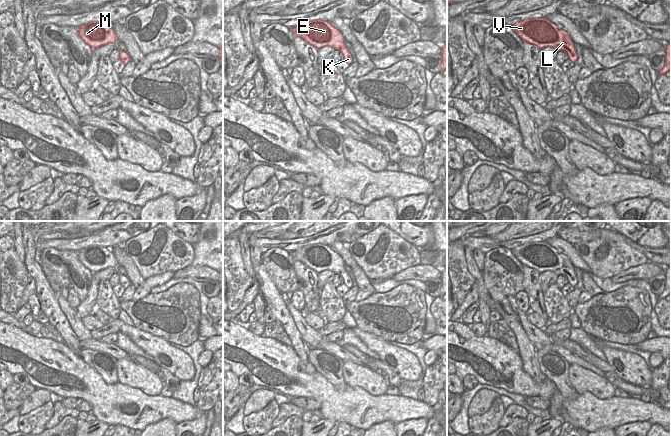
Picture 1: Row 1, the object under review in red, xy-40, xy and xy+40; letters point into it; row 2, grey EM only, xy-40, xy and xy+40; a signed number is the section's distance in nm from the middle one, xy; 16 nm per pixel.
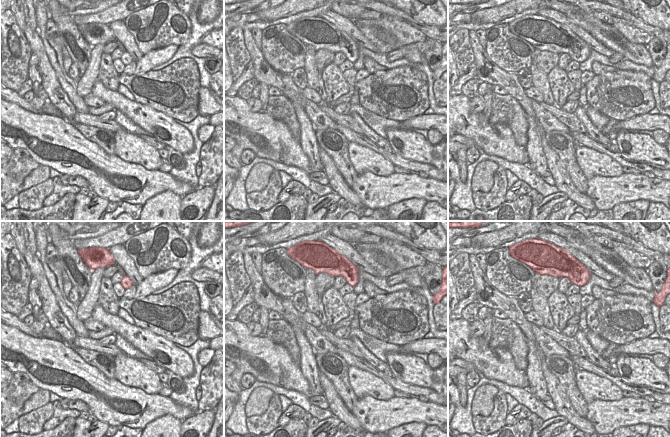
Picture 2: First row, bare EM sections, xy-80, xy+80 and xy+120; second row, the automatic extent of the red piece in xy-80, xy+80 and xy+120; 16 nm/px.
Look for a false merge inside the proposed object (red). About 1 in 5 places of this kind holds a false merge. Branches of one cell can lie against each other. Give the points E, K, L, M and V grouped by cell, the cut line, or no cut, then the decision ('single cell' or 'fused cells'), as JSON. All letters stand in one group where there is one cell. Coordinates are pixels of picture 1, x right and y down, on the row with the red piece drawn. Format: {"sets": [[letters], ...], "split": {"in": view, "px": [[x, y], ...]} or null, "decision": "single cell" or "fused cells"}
{"sets": [["E", "K", "L", "M", "V"]], "split": null, "decision": "single cell"}

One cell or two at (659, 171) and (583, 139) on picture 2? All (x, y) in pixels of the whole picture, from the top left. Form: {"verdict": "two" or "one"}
{"verdict": "one"}

